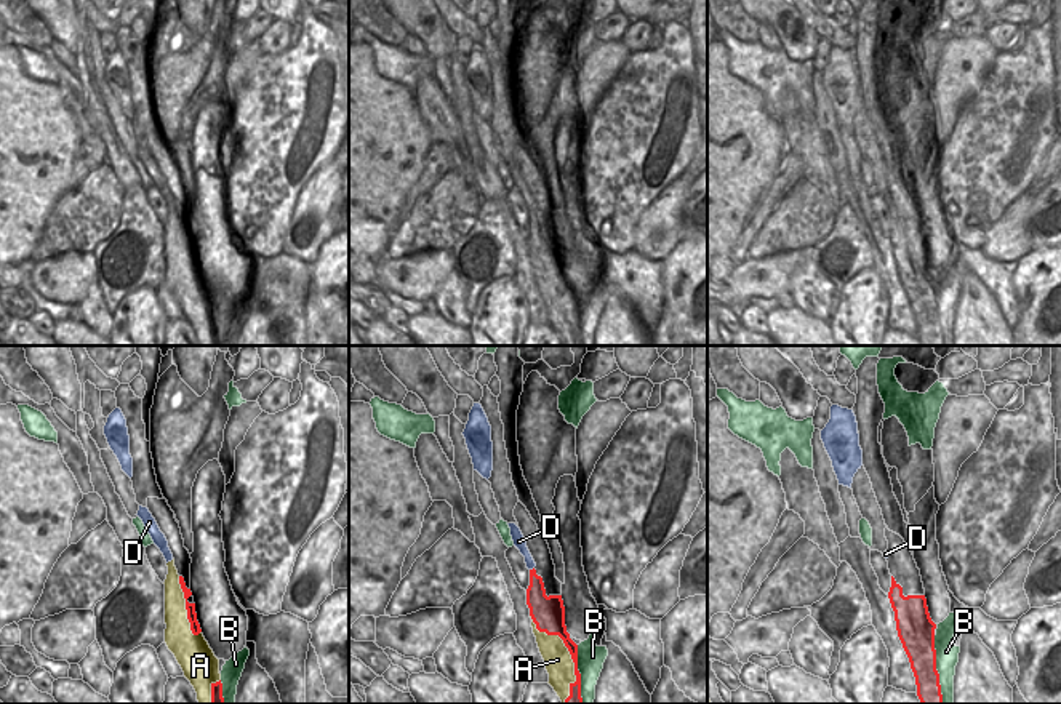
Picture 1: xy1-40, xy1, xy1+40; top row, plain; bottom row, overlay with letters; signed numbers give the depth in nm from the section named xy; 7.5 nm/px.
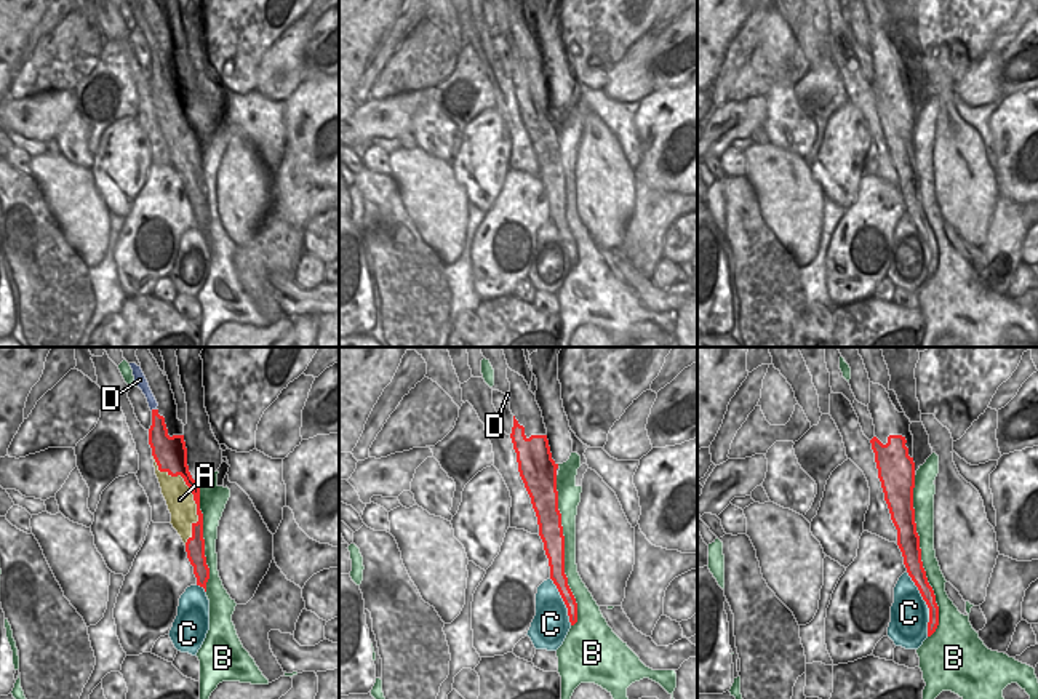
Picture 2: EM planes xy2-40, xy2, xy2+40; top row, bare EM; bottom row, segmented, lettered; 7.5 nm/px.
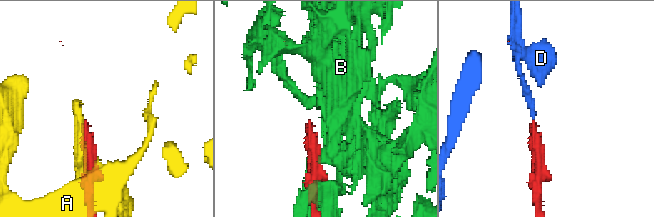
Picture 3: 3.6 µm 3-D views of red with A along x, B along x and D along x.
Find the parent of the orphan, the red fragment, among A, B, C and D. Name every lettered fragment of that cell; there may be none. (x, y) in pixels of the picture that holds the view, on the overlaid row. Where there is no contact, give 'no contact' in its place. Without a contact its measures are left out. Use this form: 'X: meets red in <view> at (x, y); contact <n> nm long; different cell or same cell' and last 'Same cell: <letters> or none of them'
A: meets red in xy2-40 at (192, 493); contact 750 nm long; different cell
B: meets red in xy2+40 at (920, 557); contact 1250 nm long; different cell
C: meets red in xy2+40 at (926, 603); contact 500 nm long; different cell
D: meets red in xy2-40 at (152, 410); contact 50 nm long; different cell
Same cell: none of them

